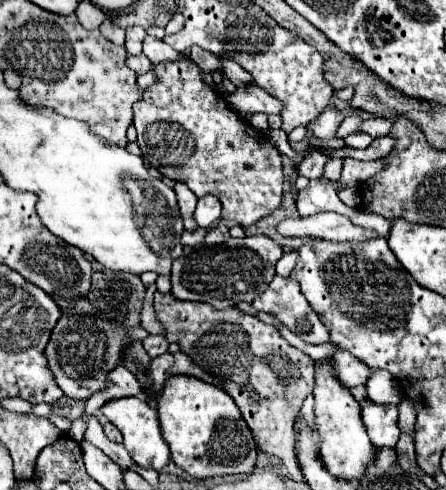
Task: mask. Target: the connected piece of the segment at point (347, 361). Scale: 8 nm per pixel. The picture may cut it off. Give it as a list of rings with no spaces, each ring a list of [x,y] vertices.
[[[337,351],[331,357],[331,367],[333,367],[337,379],[341,381],[341,385],[345,385],[345,387],[365,385],[367,377],[369,377],[369,367],[363,361],[359,361],[357,357],[353,357],[349,351]]]

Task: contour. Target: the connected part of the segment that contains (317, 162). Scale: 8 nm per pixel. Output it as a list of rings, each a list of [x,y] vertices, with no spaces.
[[[313,151],[309,157],[305,157],[305,159],[299,163],[297,173],[303,175],[303,177],[307,177],[307,179],[319,179],[319,177],[323,175],[323,167],[325,167],[327,161],[329,161],[329,157]]]

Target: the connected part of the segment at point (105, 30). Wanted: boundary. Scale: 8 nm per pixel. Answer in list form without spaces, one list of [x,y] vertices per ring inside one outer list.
[[[109,19],[99,27],[99,31],[101,31],[111,43],[115,43],[115,45],[125,45],[125,29],[113,25]]]

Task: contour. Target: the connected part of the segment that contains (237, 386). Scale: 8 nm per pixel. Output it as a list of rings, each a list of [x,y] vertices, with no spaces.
[[[155,293],[155,315],[161,321],[161,325],[165,327],[165,339],[171,343],[179,343],[181,351],[187,353],[187,357],[201,367],[203,371],[207,371],[217,385],[235,401],[235,405],[239,407],[243,419],[247,421],[253,439],[257,443],[257,447],[267,453],[267,455],[275,455],[279,457],[285,467],[289,469],[289,461],[295,463],[295,449],[293,449],[293,423],[295,417],[305,401],[307,395],[313,393],[313,383],[315,383],[315,365],[311,361],[311,357],[307,357],[305,353],[301,353],[299,349],[291,347],[273,325],[265,325],[263,321],[259,321],[253,315],[247,315],[243,311],[239,311],[237,307],[229,307],[229,309],[215,309],[209,303],[197,303],[197,301],[177,301],[175,297],[171,297],[171,293],[161,295]]]

